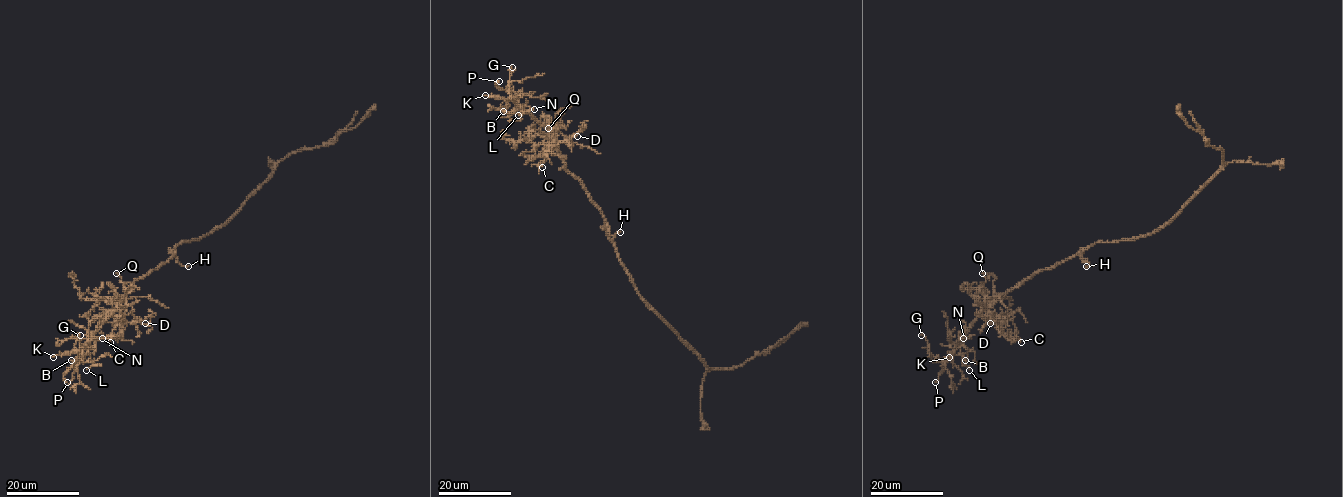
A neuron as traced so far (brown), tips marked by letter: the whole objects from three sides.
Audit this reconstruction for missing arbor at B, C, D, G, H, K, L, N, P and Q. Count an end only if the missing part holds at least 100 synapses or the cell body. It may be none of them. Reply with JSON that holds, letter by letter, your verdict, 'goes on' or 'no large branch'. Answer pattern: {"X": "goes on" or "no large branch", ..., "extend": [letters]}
{"B": "no large branch", "C": "no large branch", "D": "no large branch", "G": "no large branch", "H": "no large branch", "K": "no large branch", "L": "no large branch", "N": "no large branch", "P": "goes on", "Q": "no large branch", "extend": ["P"]}

